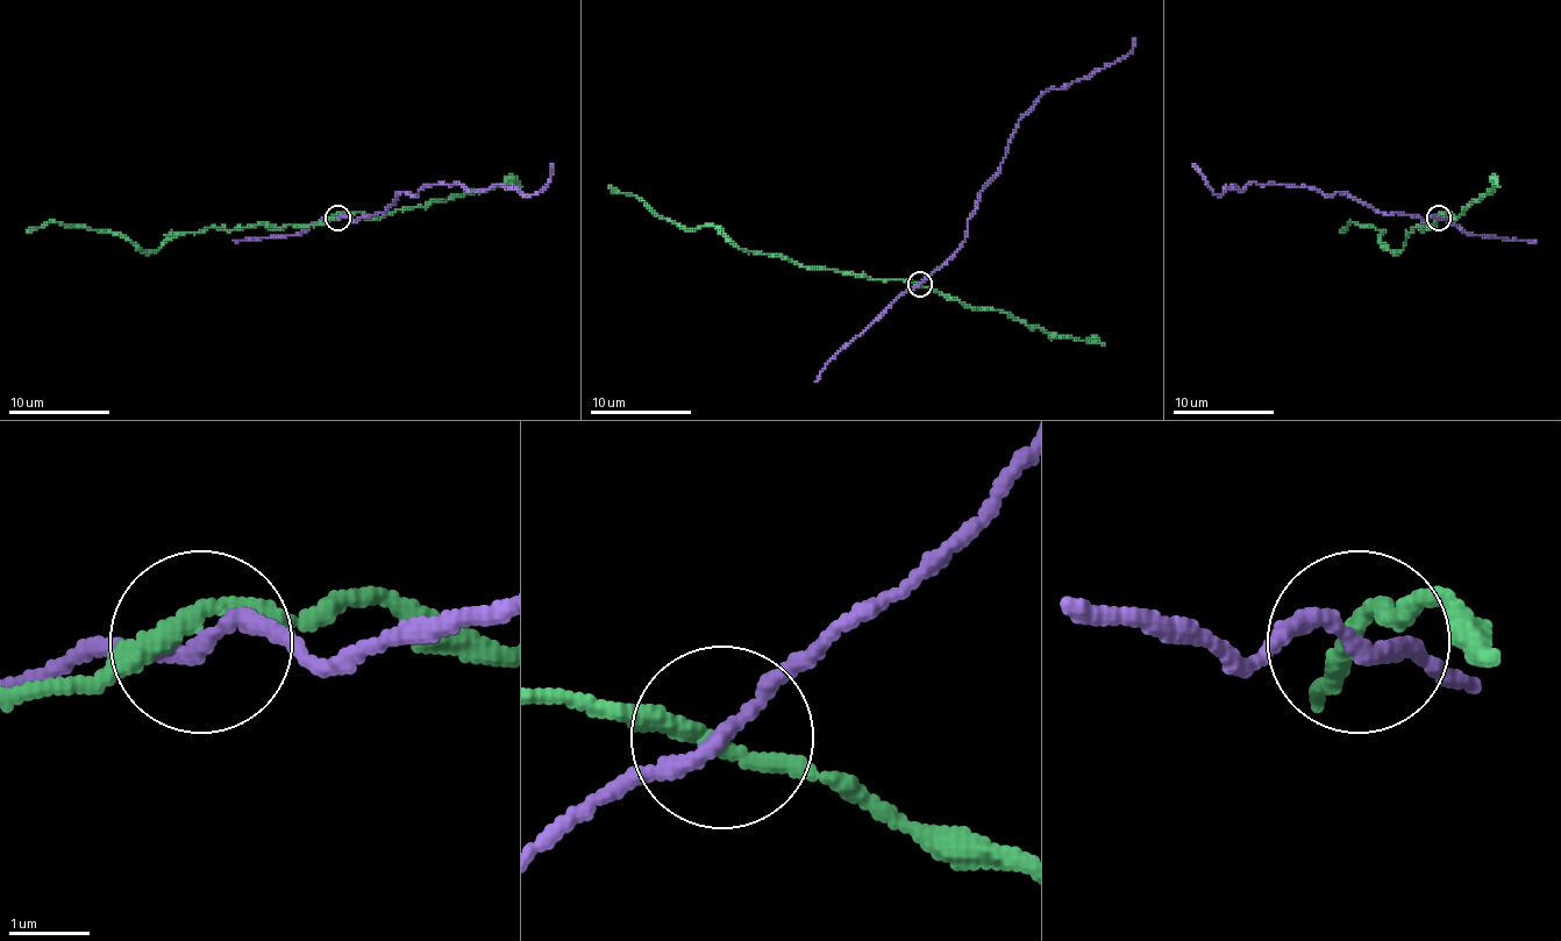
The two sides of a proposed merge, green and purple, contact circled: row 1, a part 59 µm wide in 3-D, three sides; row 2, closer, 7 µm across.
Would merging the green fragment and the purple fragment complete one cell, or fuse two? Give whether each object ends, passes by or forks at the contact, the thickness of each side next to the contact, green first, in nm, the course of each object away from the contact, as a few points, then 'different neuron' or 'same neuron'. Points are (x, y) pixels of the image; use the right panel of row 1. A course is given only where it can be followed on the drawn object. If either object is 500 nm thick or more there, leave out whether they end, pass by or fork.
green passes by | purple passes by | 220/190 nm | green via (1439, 218), (1431, 227), (1416, 227), (1401, 250), (1390, 250), (1375, 227), (1351, 222), (1340, 233) | purple via (1439, 218), (1375, 212), (1340, 192), (1310, 186), (1251, 182), (1244, 192), (1233, 184), (1216, 194), (1192, 164) | different neuron

